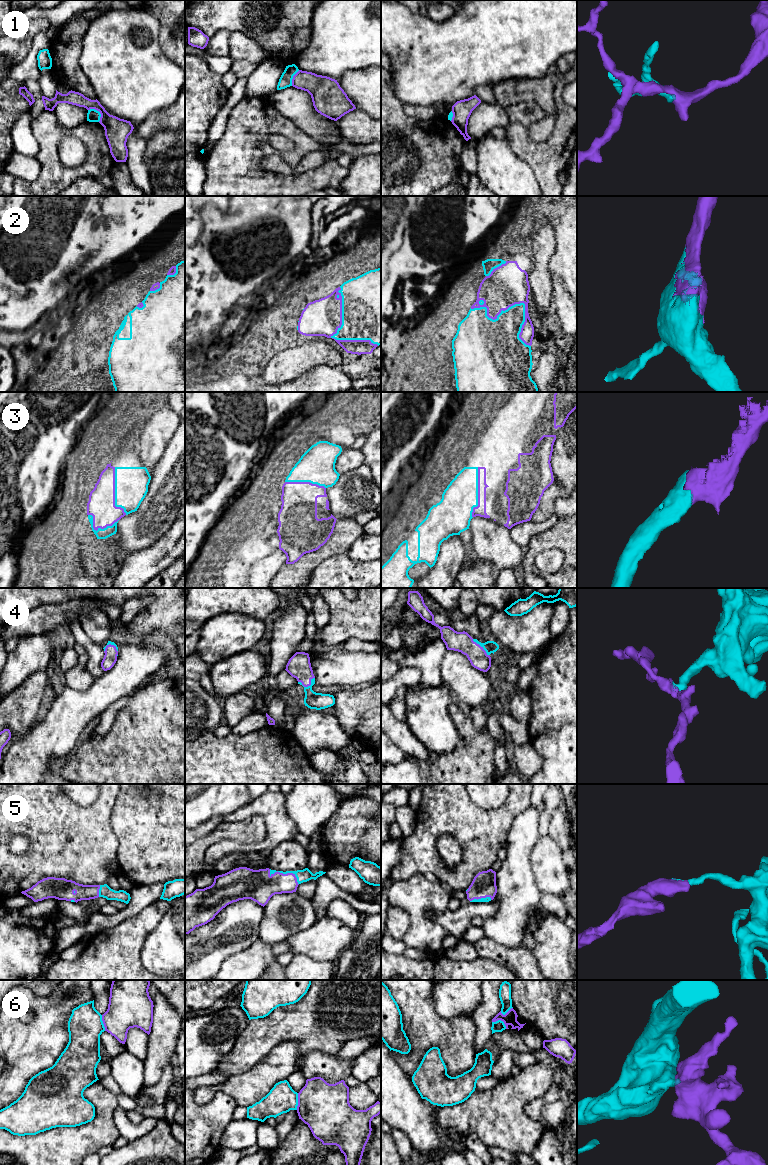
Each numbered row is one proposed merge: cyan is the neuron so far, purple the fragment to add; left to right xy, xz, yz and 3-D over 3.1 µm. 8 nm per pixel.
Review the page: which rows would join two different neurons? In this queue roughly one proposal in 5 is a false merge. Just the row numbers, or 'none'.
1, 6

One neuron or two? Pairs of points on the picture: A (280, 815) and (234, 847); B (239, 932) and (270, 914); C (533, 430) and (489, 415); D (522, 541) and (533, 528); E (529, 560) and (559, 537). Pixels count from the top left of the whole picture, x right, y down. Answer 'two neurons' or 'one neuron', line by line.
A: one neuron
B: two neurons
C: one neuron
D: one neuron
E: one neuron

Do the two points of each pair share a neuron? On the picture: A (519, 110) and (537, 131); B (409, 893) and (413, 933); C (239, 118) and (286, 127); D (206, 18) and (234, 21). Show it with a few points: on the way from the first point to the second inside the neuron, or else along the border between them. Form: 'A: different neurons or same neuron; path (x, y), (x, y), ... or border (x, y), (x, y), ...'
A: different neurons; border (553, 127), (543, 141), (534, 141), (527, 133)
B: same neuron; path (416, 903), (416, 923)
C: same neuron; path (251, 118), (262, 118), (274, 122)
D: same neuron; path (213, 18), (227, 18)

